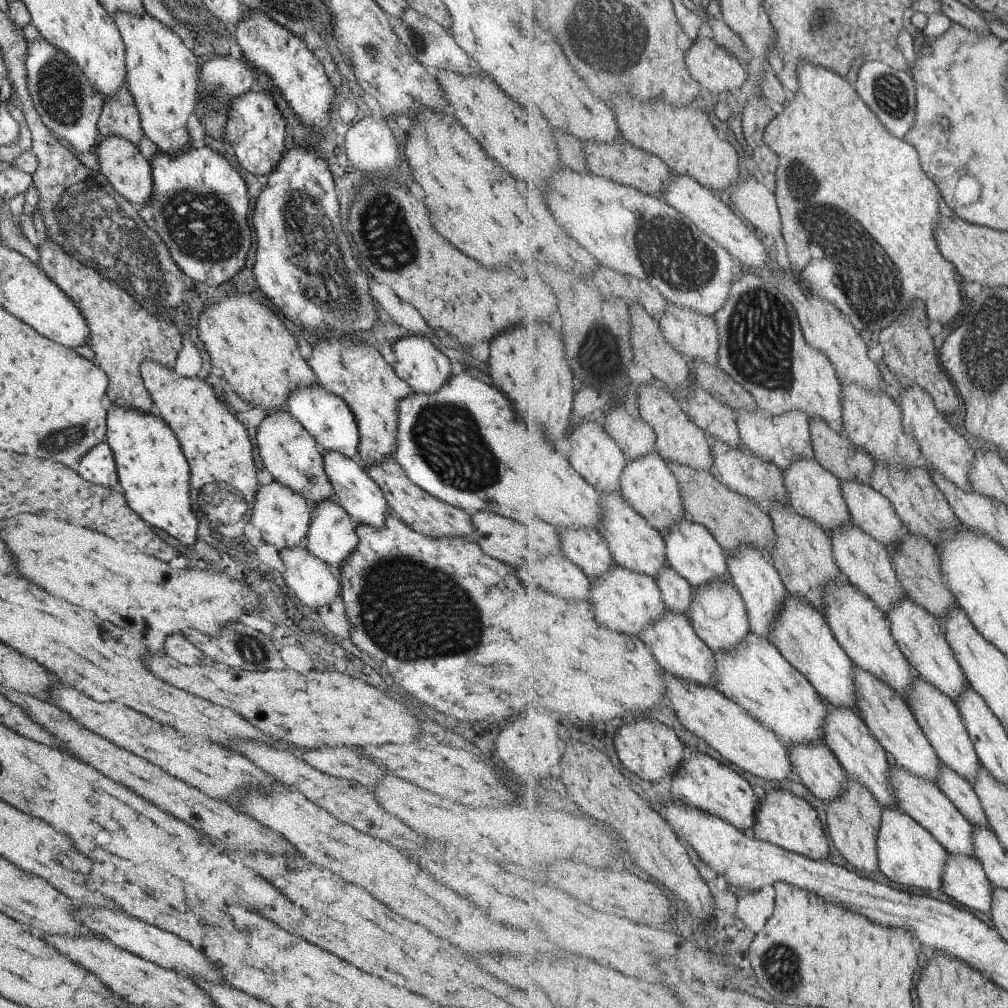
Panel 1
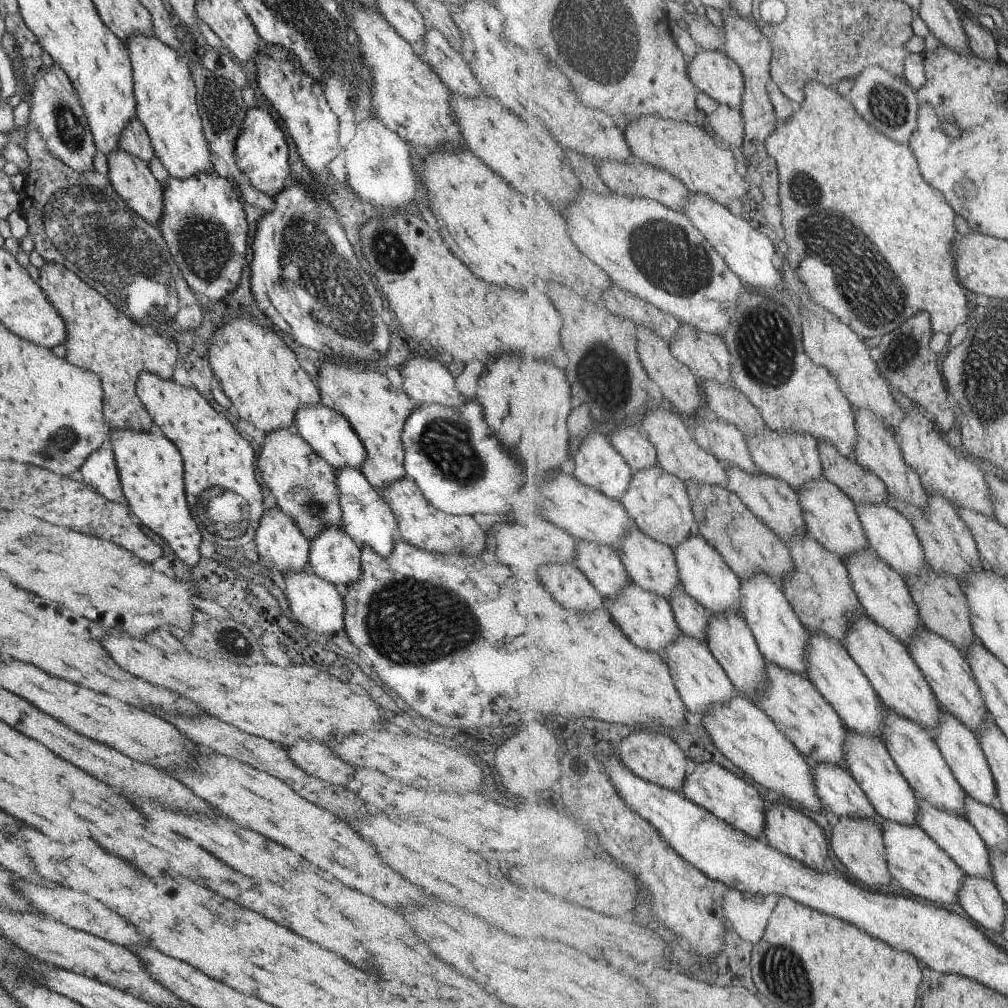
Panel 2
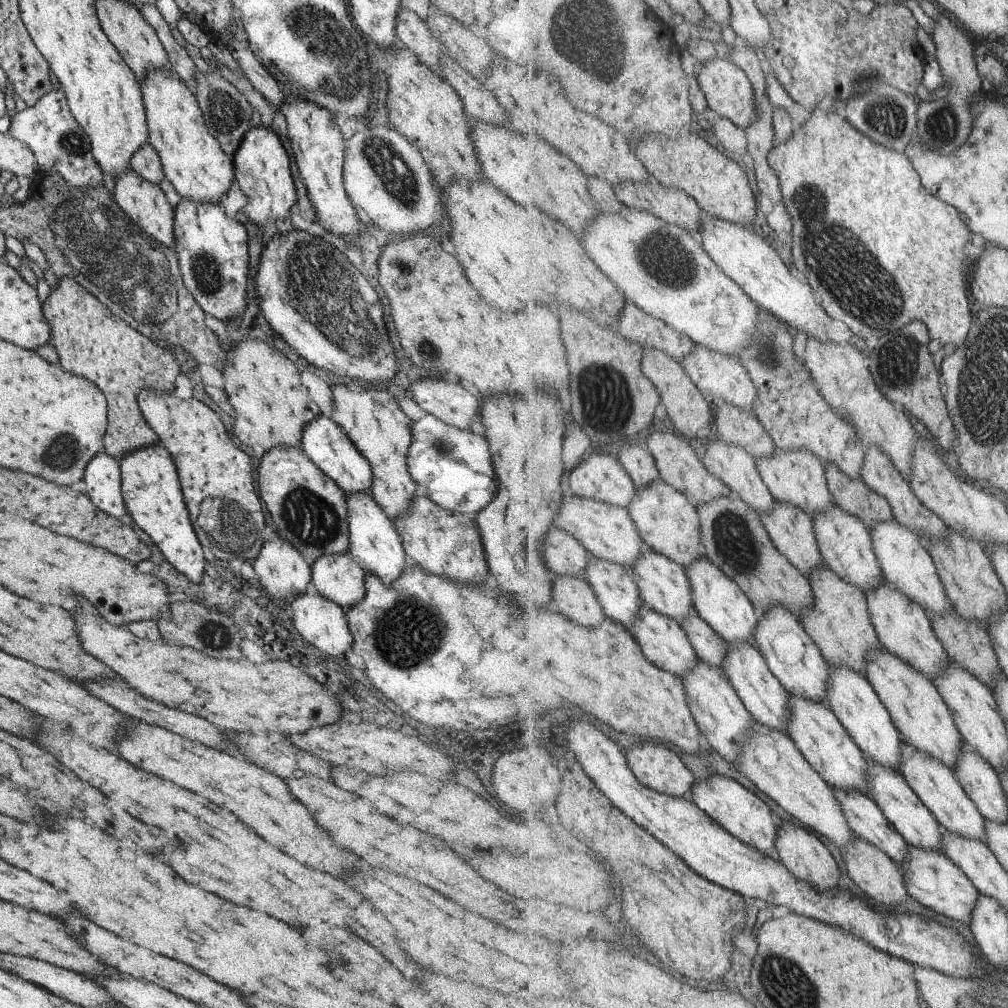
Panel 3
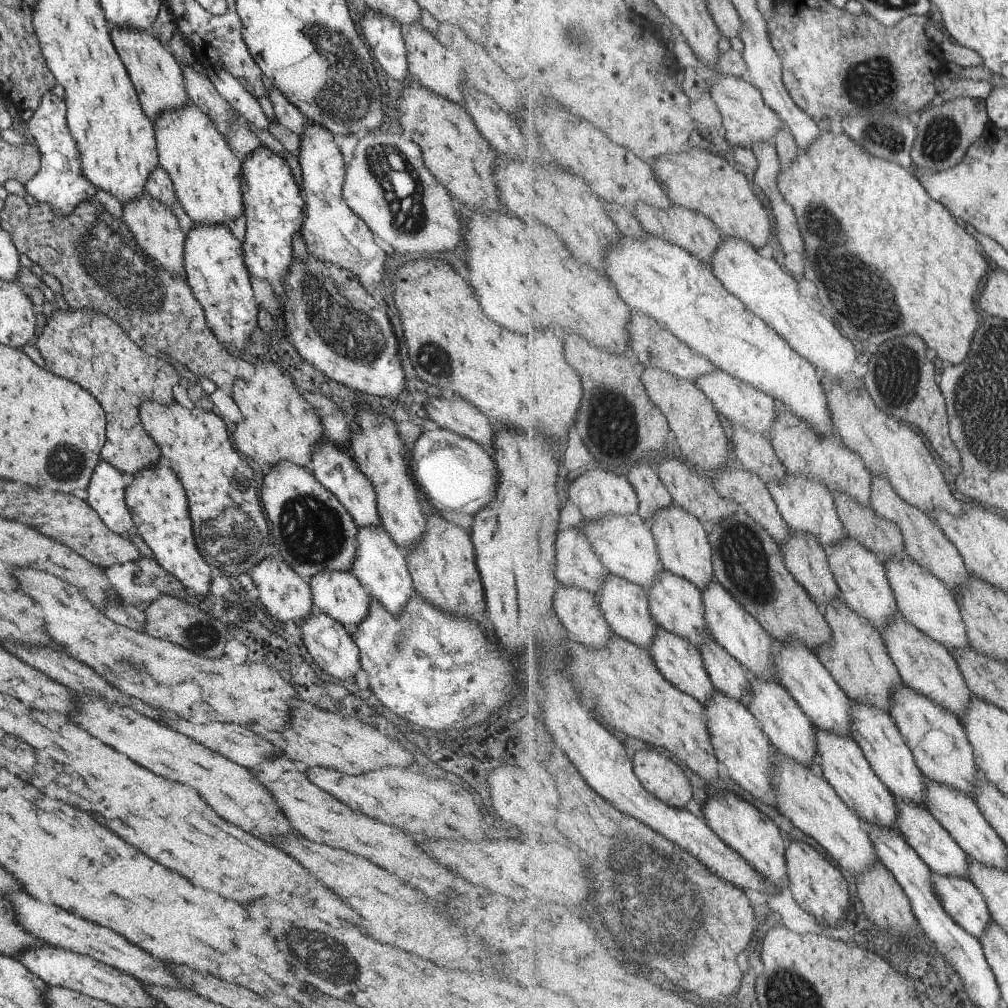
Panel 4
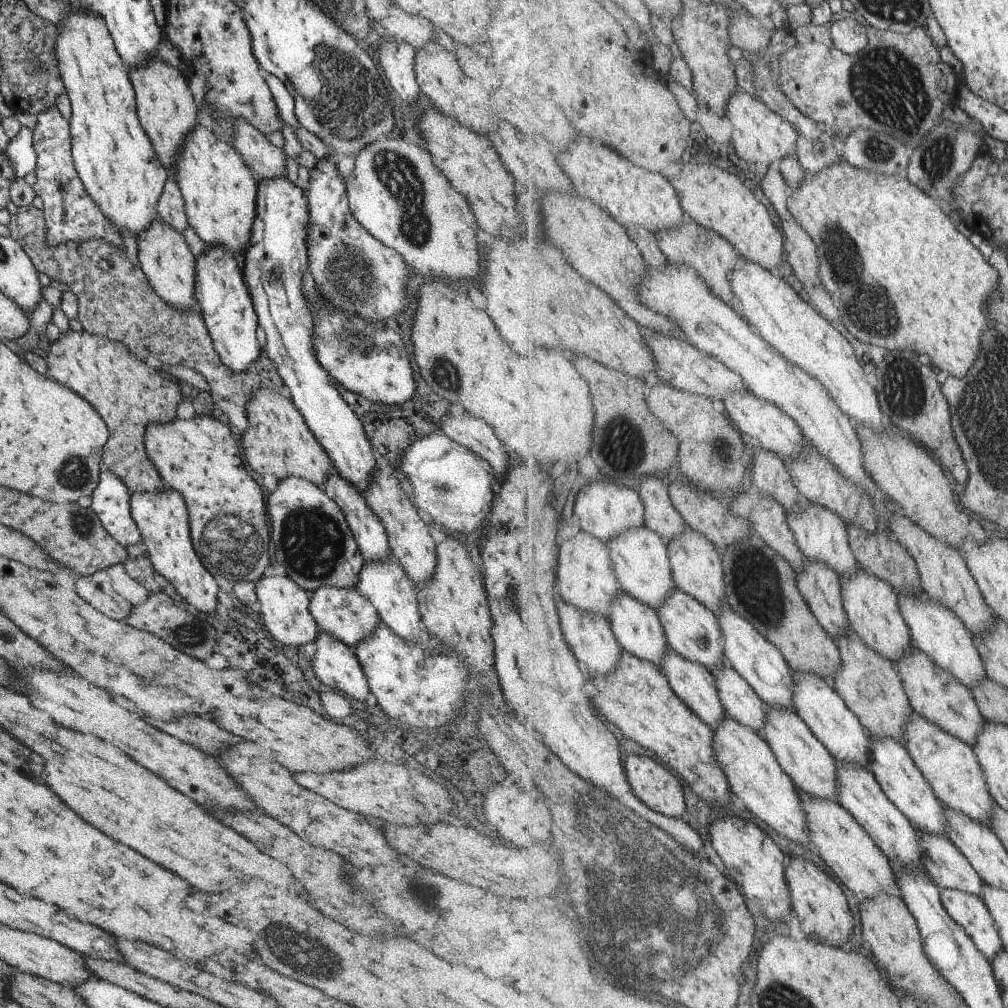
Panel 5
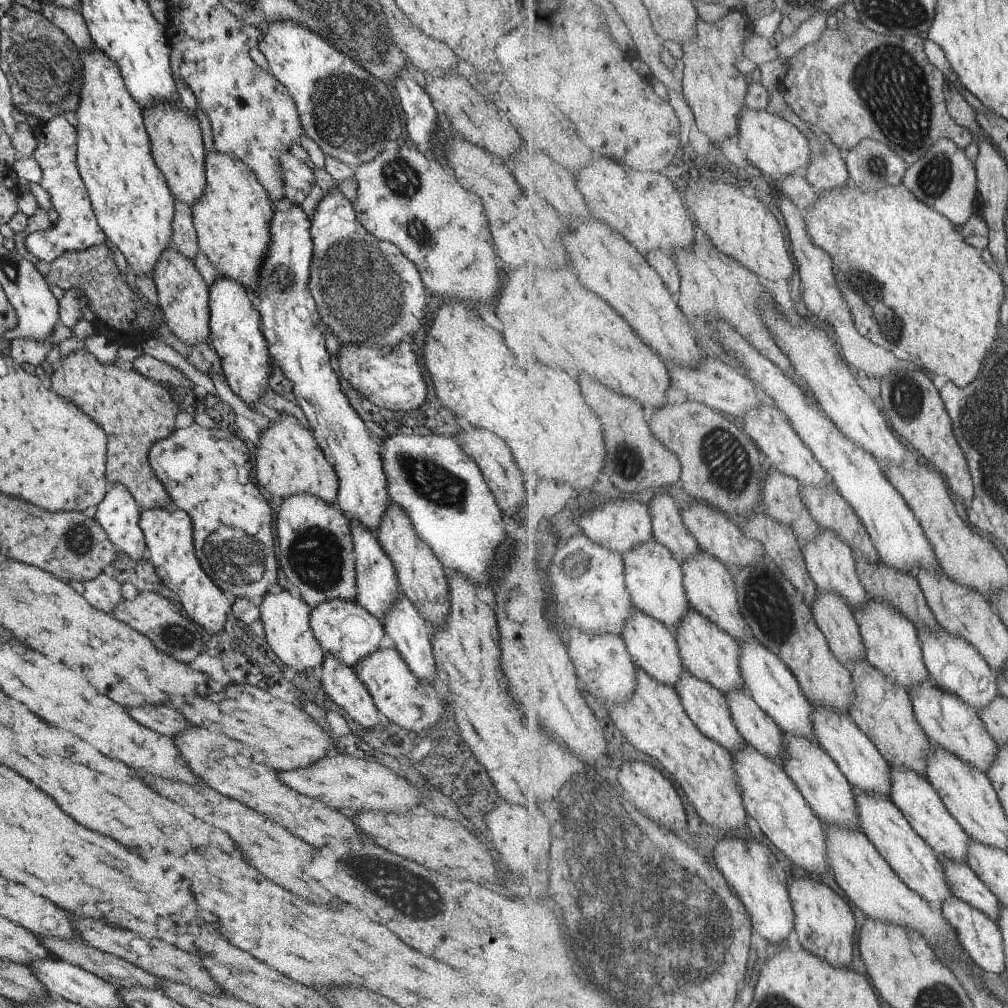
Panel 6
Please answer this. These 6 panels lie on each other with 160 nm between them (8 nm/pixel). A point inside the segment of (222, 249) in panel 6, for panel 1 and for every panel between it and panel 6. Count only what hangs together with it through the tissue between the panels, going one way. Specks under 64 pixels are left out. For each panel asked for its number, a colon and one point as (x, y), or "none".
1: (161, 74)
2: (163, 89)
3: (191, 159)
4: (205, 174)
5: (218, 190)

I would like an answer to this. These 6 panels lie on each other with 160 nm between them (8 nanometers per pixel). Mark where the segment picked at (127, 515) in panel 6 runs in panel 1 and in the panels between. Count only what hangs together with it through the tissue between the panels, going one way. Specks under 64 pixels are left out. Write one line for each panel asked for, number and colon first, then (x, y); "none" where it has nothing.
1: (97, 466)
2: (98, 471)
3: (101, 474)
4: (105, 490)
5: (109, 500)

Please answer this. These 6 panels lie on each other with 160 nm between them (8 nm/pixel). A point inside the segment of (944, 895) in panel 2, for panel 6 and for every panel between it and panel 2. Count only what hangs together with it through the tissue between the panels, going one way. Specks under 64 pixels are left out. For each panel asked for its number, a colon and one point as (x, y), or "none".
3: (931, 877)
4: (962, 899)
5: (969, 910)
6: (980, 936)

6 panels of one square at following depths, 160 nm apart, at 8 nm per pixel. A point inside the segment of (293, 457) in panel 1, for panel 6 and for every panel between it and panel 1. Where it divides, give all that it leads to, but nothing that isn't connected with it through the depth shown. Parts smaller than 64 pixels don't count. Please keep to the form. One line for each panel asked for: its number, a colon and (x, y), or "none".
2: (303, 485)
3: (308, 510)
4: (313, 532)
5: (313, 543)
6: (314, 540)

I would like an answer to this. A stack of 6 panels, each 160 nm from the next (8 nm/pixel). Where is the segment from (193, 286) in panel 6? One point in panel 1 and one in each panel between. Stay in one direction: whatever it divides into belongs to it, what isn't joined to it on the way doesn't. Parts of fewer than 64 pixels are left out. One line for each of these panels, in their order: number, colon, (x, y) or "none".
1: (127, 171)
2: (129, 176)
3: (144, 203)
4: (154, 227)
5: (164, 258)

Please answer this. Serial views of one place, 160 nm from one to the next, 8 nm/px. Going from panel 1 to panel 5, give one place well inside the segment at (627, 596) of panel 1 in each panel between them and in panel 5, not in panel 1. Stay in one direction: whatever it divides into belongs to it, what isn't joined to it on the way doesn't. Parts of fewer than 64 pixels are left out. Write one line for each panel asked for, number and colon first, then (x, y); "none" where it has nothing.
2: (647, 618)
3: (664, 641)
4: (680, 661)
5: (694, 682)

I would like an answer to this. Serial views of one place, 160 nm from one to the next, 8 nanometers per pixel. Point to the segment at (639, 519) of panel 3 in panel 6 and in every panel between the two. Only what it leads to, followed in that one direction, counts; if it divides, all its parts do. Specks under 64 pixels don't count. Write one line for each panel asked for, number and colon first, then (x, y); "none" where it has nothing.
4: (683, 540)
5: (697, 565)
6: (712, 590)

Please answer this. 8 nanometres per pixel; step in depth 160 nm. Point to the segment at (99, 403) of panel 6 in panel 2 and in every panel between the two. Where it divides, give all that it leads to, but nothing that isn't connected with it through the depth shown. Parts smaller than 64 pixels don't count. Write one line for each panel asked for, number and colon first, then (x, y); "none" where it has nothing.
2: (100, 338)
3: (90, 342)
4: (84, 346)
5: (127, 392)

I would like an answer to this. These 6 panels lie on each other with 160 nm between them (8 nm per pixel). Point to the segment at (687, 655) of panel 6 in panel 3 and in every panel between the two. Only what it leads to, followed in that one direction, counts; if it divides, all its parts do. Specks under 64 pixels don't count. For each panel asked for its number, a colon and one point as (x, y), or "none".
3: (665, 586)
4: (678, 605)
5: (693, 630)

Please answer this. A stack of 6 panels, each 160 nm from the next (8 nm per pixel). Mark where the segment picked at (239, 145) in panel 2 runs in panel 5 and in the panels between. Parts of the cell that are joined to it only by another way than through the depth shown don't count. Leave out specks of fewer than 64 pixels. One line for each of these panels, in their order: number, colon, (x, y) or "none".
3: (261, 167)
4: (271, 201)
5: (274, 257)

